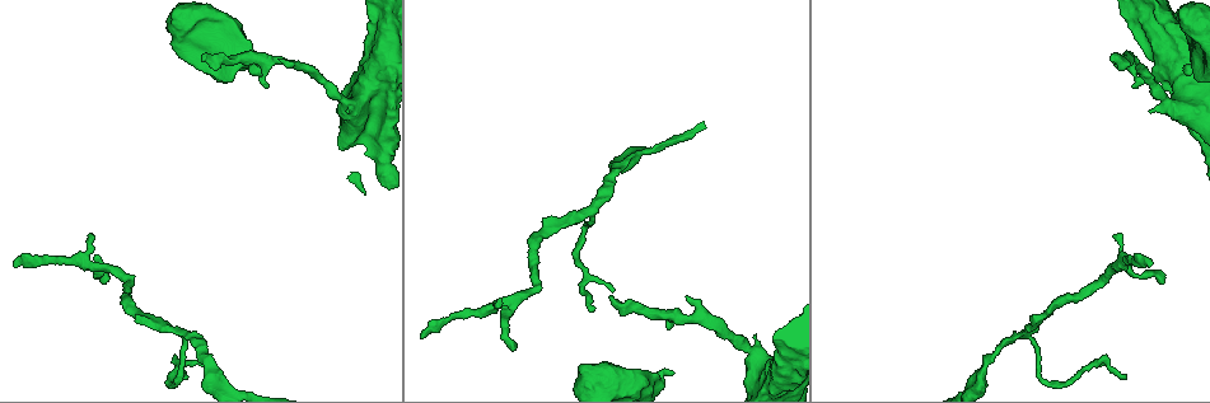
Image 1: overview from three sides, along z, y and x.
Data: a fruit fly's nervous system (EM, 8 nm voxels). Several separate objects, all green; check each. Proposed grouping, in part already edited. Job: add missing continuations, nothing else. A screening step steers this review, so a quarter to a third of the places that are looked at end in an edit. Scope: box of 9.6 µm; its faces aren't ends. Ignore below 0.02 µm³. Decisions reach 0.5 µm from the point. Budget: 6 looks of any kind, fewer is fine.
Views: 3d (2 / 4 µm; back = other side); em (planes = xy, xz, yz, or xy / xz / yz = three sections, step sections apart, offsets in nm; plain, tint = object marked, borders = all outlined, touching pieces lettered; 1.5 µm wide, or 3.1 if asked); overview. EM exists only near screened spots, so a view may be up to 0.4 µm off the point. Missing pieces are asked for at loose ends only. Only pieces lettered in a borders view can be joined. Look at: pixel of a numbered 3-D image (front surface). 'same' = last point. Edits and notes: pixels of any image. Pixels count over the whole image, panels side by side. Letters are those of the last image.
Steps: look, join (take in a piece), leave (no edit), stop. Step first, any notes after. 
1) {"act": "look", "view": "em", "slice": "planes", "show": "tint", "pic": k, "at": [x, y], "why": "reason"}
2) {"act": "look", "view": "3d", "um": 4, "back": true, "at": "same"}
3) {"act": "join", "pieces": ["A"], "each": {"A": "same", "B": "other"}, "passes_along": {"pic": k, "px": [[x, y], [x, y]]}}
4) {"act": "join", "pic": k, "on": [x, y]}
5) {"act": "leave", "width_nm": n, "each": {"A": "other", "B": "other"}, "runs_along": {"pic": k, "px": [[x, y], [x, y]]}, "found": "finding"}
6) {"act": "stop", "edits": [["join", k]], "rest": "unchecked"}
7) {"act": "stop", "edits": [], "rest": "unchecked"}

{"act": "look", "view": "em", "slice": "yz", "step": 8, "show": "borders", "pic": 1, "at": [1187, 67], "why": "thick end"}

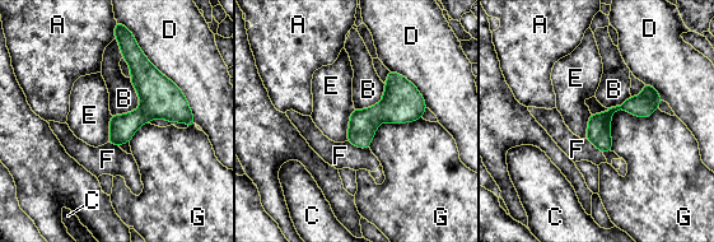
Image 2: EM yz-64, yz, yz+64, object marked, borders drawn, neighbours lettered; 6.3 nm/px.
{"act": "look", "view": "em", "slice": "planes", "show": "borders", "at": "same", "why": "another direction"}

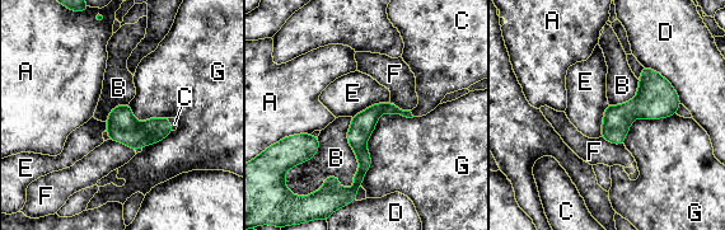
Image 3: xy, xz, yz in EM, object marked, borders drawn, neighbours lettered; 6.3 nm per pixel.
{"act": "join", "pieces": ["C"], "longest_contact_nm": ["G", 550], "each": {"A": "other", "B": "other", "C": "same", "D": "other", "E": "other", "F": "other", "G": "other"}, "found": "the cell continues"}

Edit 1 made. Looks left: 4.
{"act": "look", "view": "overview"}

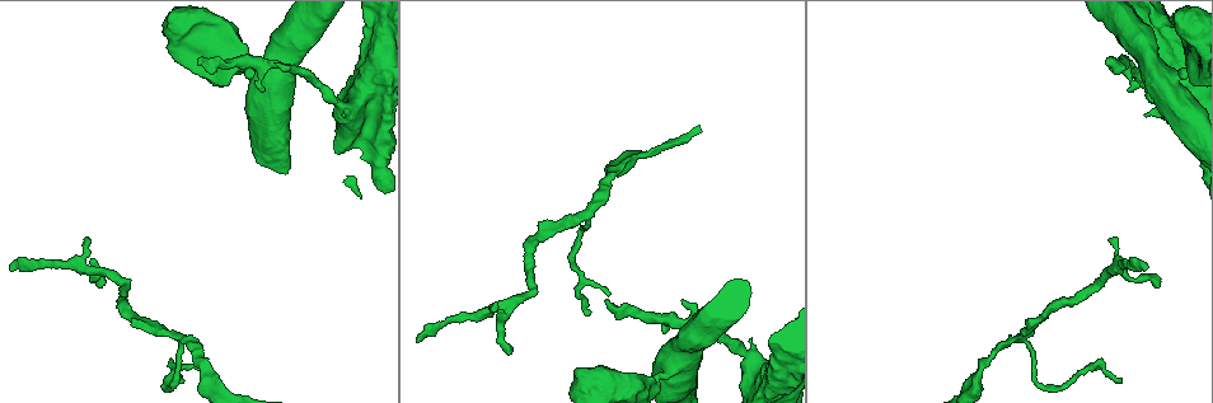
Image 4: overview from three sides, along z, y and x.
{"act": "look", "view": "3d", "um": 4, "pic": 4, "at": [1107, 57], "why": "free end"}

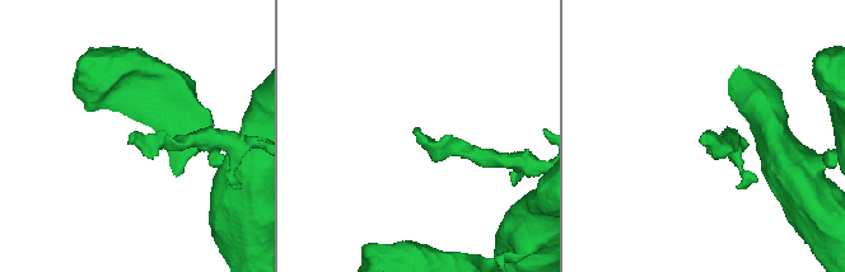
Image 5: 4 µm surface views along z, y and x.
{"act": "look", "view": "em", "slice": "planes", "show": "borders", "pic": 5, "at": [413, 132], "why": "need the tissue"}

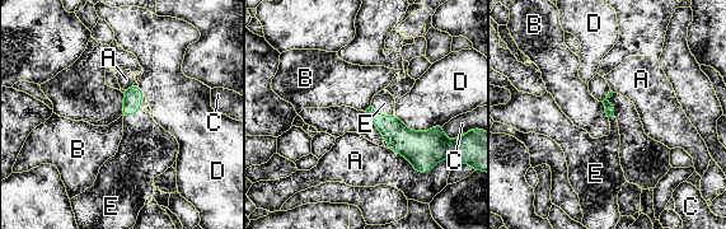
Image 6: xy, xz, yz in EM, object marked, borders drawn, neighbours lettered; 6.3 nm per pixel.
{"act": "join", "pieces": ["E"], "each": {"A": "other", "B": "other", "C": "other", "D": "other", "E": "same"}, "found": "the cell continues"}

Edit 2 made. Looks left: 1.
{"act": "stop", "edits": [["join", 3], ["join", 6]], "rest": "unchecked"}

